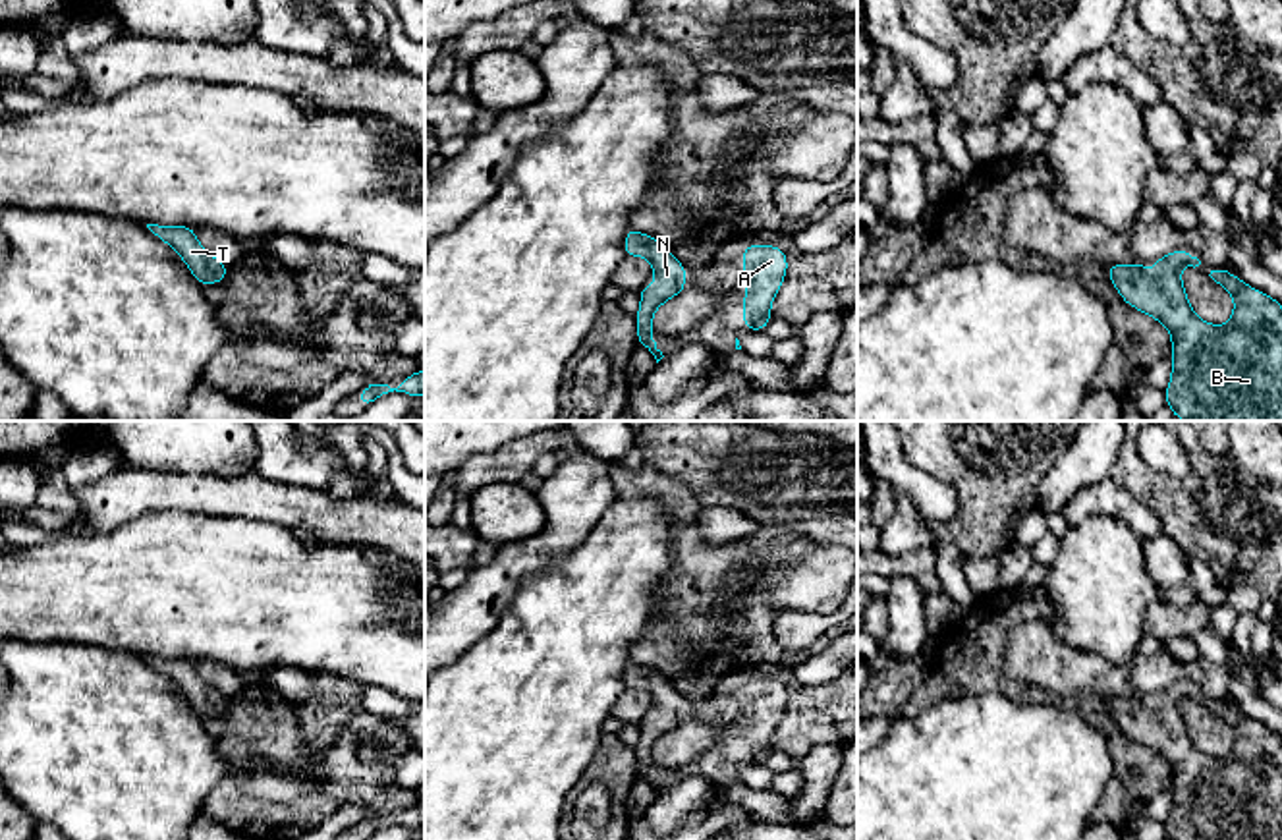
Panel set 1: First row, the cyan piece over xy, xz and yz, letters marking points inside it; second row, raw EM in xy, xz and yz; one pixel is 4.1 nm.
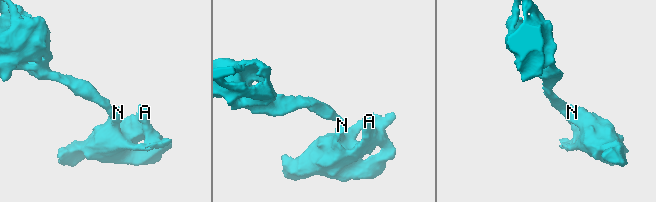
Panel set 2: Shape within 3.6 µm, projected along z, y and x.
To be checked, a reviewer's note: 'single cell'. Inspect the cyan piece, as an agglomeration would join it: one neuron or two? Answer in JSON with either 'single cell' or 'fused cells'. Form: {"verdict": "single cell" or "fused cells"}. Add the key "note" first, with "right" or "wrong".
{"note": "right", "verdict": "single cell"}

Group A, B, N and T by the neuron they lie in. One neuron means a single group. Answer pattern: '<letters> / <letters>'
A B N T

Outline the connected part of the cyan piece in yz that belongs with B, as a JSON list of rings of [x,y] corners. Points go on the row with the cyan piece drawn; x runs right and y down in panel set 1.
[[[1187,249],[1155,259],[1155,274],[1139,265],[1104,265],[1112,286],[1137,311],[1162,322],[1172,338],[1172,377],[1164,390],[1166,406],[1185,421],[1282,421],[1282,303],[1247,286],[1228,270],[1211,270],[1211,278],[1234,297],[1234,315],[1224,326],[1197,317],[1180,278],[1182,266],[1201,261]]]

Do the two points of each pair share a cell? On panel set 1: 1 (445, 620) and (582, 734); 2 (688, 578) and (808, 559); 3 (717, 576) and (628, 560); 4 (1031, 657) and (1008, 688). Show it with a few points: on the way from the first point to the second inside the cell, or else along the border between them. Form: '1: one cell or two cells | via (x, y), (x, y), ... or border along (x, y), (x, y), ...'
1: two cells | border along (504, 611), (487, 632), (445, 667)
2: one cell | via (717, 578), (752, 578), (779, 570)
3: two cells | border along (674, 524), (670, 568), (663, 580), (667, 613)
4: two cells | border along (1006, 634), (1003, 649), (1004, 672), (1057, 696)

